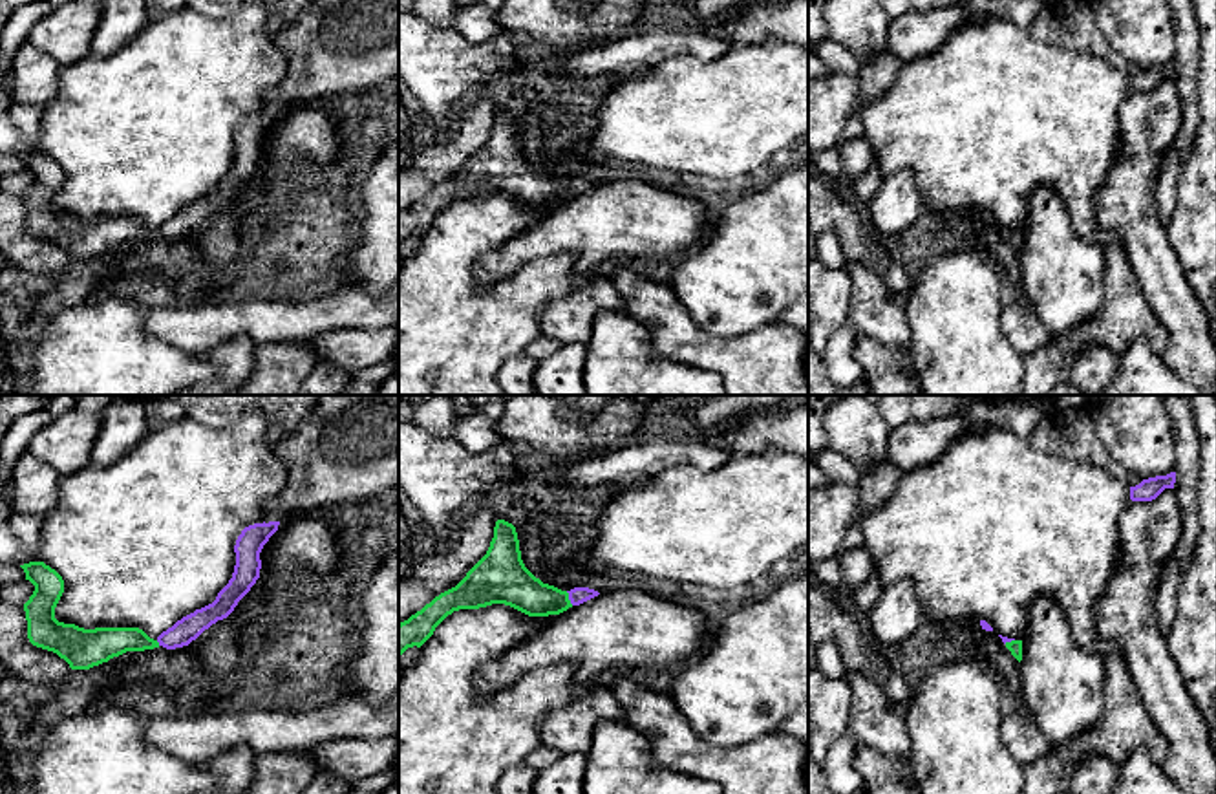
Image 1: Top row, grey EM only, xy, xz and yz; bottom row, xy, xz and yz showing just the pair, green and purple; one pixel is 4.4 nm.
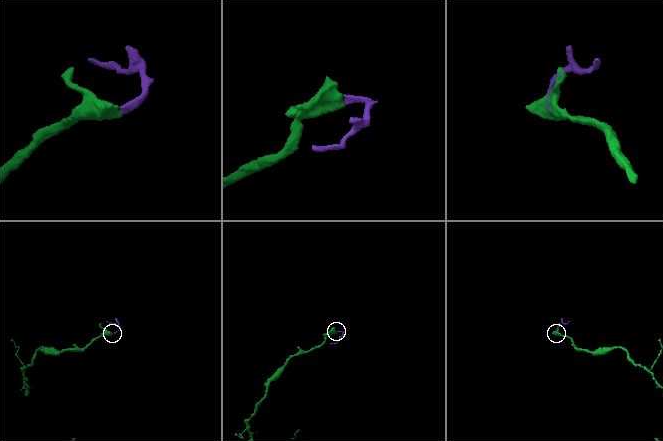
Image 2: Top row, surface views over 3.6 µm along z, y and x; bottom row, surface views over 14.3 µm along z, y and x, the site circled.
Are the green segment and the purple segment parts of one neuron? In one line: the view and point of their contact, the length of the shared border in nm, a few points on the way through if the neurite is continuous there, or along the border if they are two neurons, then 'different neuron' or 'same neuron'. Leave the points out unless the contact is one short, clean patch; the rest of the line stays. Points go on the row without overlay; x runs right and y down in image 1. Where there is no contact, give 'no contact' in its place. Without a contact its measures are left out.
contact xz (567, 189); length 70 nm; way xz (512, 174), (534, 189), (567, 189), (578, 185); same neuron

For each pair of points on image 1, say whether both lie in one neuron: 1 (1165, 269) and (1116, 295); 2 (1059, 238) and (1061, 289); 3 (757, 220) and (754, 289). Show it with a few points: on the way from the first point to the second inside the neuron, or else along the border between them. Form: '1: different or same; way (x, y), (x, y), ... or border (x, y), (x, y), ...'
1: different; border (1121, 244), (1141, 293), (1160, 321)
2: same; way (1059, 251), (1061, 277)
3: same; way (757, 236), (754, 273)

